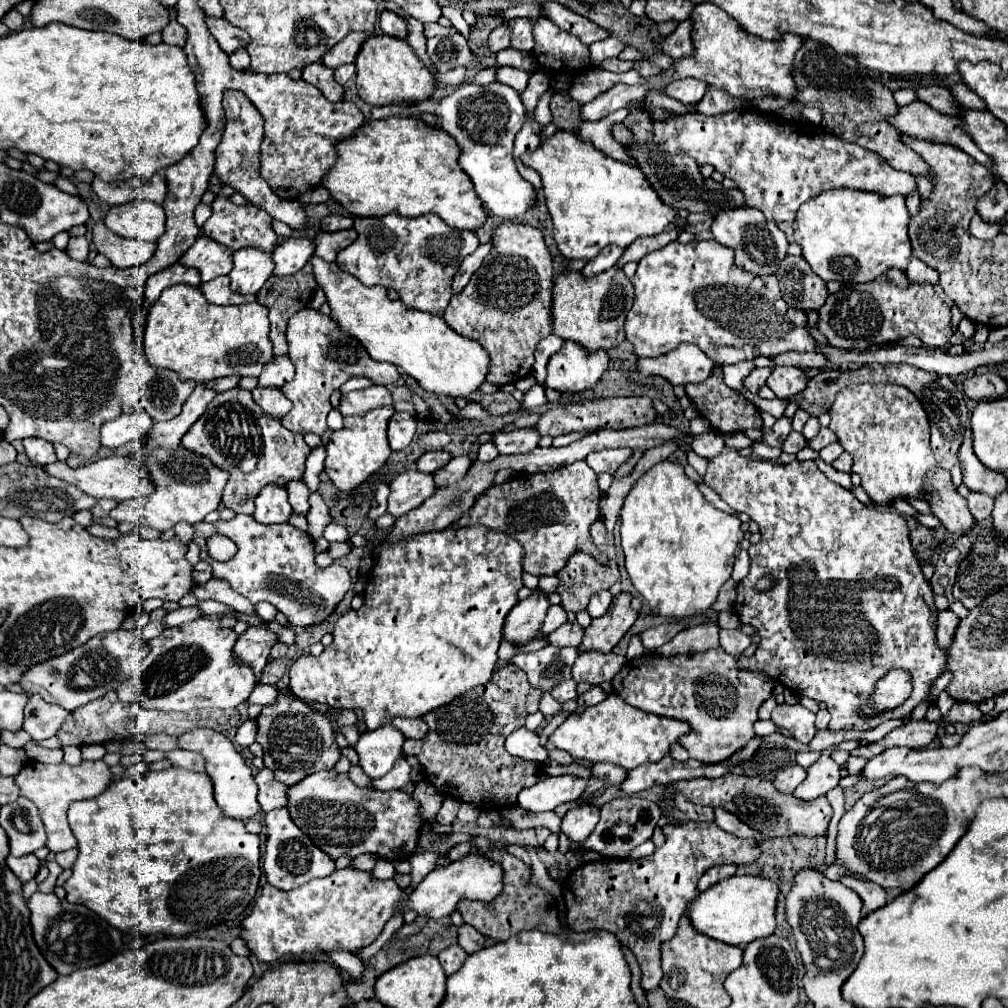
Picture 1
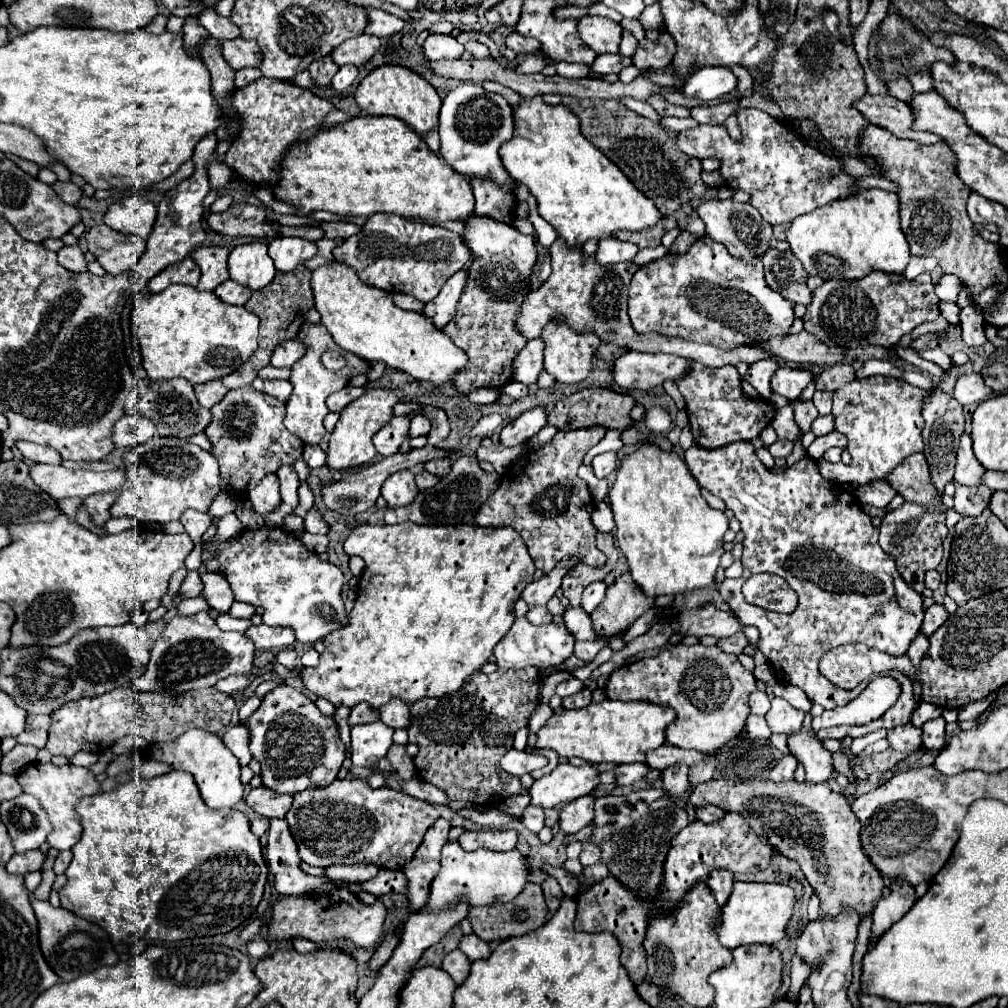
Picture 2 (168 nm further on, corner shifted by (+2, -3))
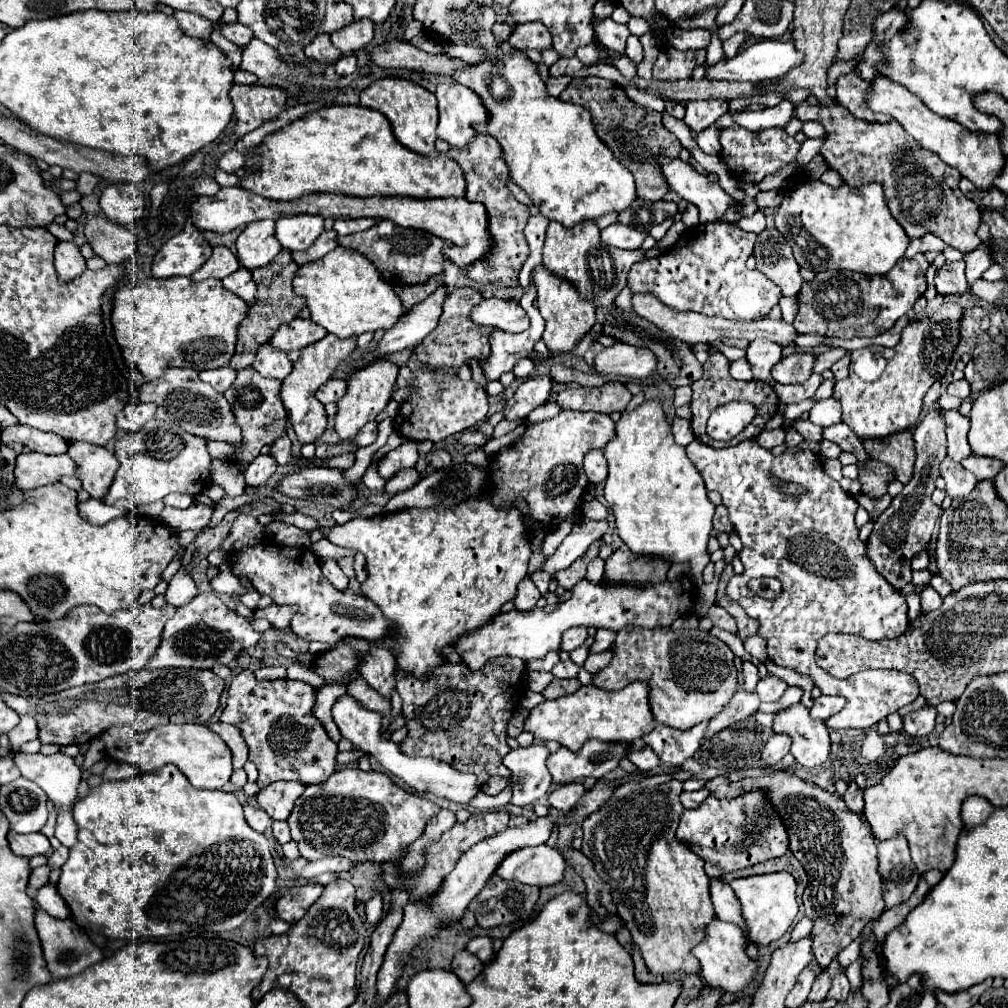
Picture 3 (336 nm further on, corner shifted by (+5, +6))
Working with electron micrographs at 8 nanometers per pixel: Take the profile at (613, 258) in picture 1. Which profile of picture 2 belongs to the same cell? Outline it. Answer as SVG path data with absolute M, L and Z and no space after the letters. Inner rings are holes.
M605 238L605 240L599 240L599 248L597 248L595 256L601 264L617 264L617 262L633 260L637 252L639 252L639 248L633 242Z

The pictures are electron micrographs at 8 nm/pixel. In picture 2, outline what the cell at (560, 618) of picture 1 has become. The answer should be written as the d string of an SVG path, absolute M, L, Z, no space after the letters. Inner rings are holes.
M529 608L527 620L529 620L531 624L549 624L549 622L553 620L553 616L549 614L547 608Z

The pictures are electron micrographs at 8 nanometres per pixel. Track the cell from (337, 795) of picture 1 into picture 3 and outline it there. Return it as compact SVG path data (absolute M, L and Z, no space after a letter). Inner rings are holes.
M344 767L334 771L326 783L306 785L286 821L300 855L308 861L340 855L358 863L386 863L400 859L402 849L424 833L428 819L438 811L436 803L404 791L384 773Z

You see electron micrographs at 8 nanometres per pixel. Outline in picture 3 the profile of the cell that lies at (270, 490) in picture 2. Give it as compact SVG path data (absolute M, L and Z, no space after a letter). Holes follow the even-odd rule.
M258 455L258 459L254 459L254 463L250 463L248 469L244 471L246 485L254 487L254 489L264 485L276 473L276 469L278 469L278 465L274 463L274 459L270 455Z

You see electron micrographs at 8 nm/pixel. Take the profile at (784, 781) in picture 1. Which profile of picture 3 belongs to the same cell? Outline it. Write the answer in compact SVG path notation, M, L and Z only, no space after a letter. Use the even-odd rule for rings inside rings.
M772 735L762 751L762 761L766 761L768 765L776 765L788 751L790 751L790 737L788 735Z

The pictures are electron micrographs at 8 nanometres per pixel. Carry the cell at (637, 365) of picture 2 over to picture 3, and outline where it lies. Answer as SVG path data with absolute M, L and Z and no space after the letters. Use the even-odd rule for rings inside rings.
M616 343L596 355L594 369L606 377L646 379L658 365L658 357L648 347Z

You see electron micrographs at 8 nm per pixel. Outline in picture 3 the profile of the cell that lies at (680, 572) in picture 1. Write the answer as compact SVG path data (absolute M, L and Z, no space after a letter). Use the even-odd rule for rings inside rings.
M646 401L634 411L624 411L622 419L616 423L616 437L606 445L604 455L608 459L608 479L604 487L604 497L608 507L616 517L616 529L620 539L642 557L658 557L670 565L688 563L692 581L702 587L702 571L710 561L708 539L714 529L714 511L716 505L706 497L706 487L696 471L696 467L688 461L684 447L674 443L670 433L670 425L662 407L656 401Z

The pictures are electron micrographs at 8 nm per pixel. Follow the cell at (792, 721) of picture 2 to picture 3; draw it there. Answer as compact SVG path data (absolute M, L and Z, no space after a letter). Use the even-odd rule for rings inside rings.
M768 675L766 679L760 679L760 683L756 687L756 693L758 693L760 701L772 701L774 703L774 701L778 701L784 695L786 687L788 685L782 679Z

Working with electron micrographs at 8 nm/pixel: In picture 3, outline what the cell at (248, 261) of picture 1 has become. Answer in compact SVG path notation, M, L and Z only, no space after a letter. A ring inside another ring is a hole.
M274 221L250 223L236 239L236 249L244 269L254 271L266 267L282 251L274 239Z

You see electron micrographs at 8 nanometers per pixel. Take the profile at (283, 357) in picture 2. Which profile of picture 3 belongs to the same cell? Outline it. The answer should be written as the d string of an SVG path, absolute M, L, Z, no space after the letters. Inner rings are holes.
M294 319L288 325L282 325L274 337L270 339L270 345L280 351L294 351L294 349L304 349L306 345L316 343L326 335L324 327L318 327L312 319Z

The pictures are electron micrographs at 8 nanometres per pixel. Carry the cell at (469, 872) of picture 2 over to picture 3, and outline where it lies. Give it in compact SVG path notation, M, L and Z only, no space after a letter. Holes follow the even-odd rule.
M550 845L522 847L504 857L494 875L506 881L520 881L526 885L554 885L564 877L566 861Z

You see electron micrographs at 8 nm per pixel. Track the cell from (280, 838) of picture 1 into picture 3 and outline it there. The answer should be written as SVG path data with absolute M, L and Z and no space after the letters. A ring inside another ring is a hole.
M274 821L272 823L272 833L274 833L274 839L278 845L284 845L290 841L290 829L288 829L288 823L286 821Z

